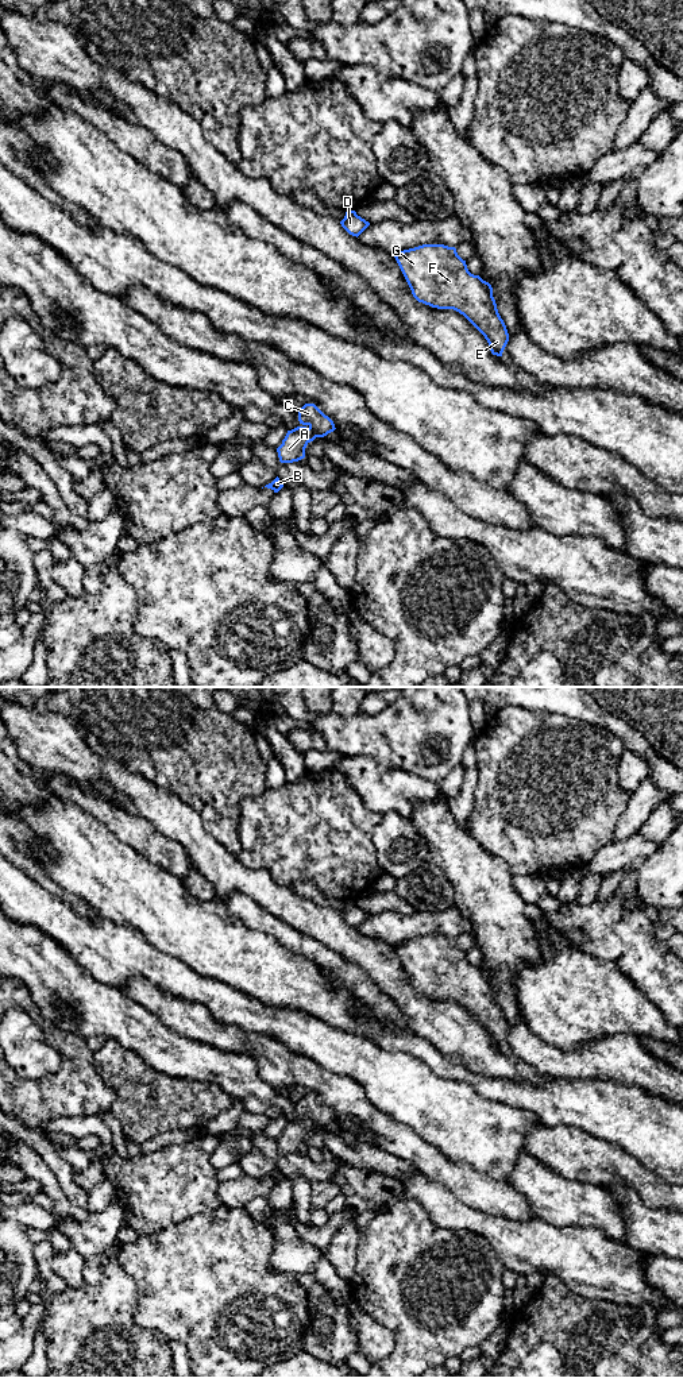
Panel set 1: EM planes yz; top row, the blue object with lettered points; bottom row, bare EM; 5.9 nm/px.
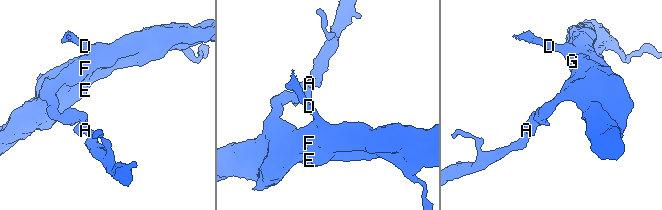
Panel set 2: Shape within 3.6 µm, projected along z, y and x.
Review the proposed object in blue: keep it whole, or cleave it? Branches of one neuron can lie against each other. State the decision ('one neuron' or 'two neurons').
one neuron

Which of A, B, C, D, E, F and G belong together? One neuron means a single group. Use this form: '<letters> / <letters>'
A B C D E F G

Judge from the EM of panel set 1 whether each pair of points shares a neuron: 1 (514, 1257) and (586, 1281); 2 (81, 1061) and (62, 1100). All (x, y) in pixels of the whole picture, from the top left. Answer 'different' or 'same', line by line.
1: same
2: same

